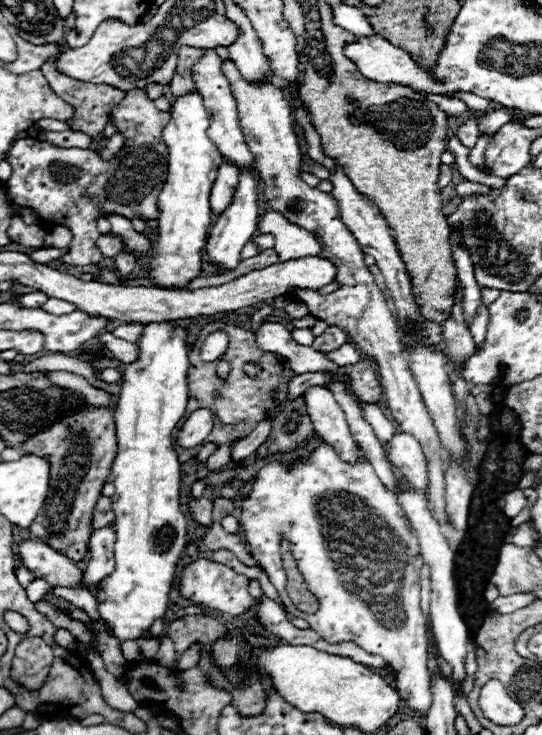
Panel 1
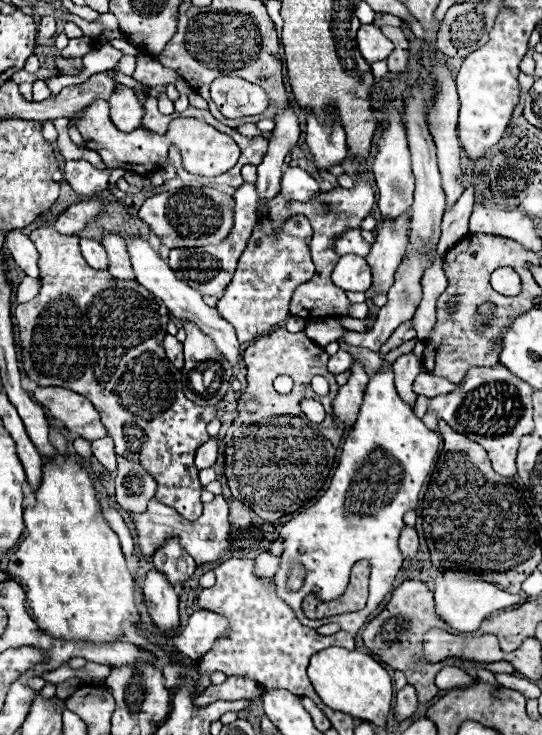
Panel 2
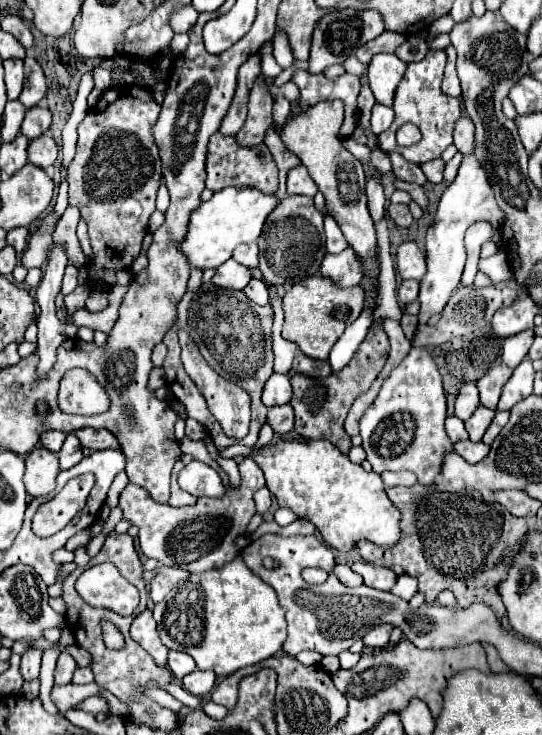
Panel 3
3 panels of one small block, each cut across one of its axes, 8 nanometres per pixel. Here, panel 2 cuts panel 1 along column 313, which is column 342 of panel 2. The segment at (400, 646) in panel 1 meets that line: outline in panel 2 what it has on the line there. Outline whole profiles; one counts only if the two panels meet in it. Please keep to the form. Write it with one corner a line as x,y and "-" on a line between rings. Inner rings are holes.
384,362
384,370
372,374
368,382
358,420
344,440
340,464
332,476
330,488
314,506
294,516
280,530
280,538
284,540
284,554
280,556
280,570
274,576
276,592
286,600
286,604
292,606
300,622
310,628
336,622
342,626
342,630
352,634
364,626
366,618
392,590
392,582
402,568
404,558
398,548
400,528
404,526
402,516
410,508
416,508
420,488
436,464
438,446
440,436
428,430
424,422
414,416
412,408
396,394
392,366
-
358,560
372,562
370,598
366,608
360,612
338,614
322,620
306,618
302,612
304,596
314,592
322,600
338,598
346,590
350,568
-
292,562
302,564
306,572
304,584
296,592
286,590
286,570

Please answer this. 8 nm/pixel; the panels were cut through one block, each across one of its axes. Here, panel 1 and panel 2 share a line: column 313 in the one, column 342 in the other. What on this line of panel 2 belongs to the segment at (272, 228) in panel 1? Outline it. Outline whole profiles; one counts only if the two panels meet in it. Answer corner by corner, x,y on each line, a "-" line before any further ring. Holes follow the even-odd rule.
348,230
336,240
336,254
338,256
344,256
348,252
352,252
356,256
366,256
368,250
370,250
370,244
364,242
364,238
360,236
360,230

